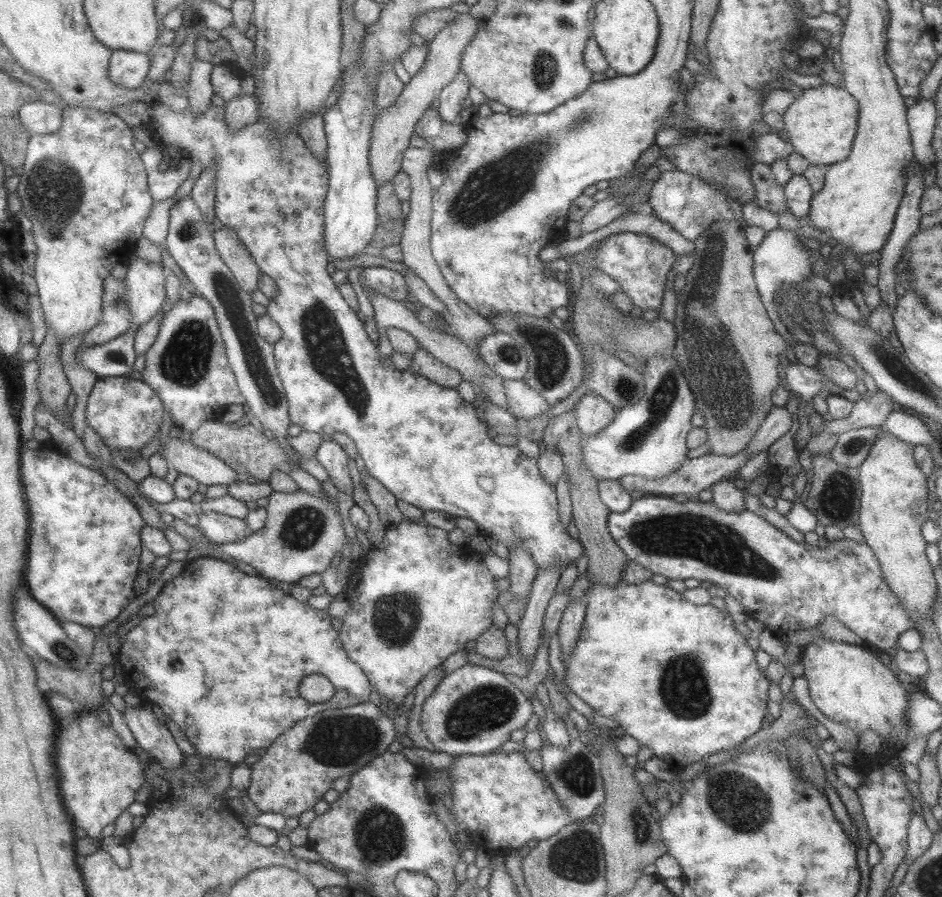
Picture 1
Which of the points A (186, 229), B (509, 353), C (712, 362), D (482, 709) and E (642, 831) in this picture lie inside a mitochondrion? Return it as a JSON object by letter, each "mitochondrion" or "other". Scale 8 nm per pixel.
{"A":"mitochondrion","B":"mitochondrion","C":"mitochondrion","D":"mitochondrion","E":"mitochondrion"}

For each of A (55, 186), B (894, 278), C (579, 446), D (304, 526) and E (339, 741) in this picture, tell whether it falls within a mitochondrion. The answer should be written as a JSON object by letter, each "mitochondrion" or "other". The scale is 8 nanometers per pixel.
{"A":"mitochondrion","B":"other","C":"other","D":"mitochondrion","E":"mitochondrion"}

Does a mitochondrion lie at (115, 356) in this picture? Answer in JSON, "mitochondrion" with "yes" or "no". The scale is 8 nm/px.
{"mitochondrion":"yes"}

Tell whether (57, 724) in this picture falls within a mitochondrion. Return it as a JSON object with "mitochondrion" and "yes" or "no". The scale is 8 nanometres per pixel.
{"mitochondrion":"no"}

